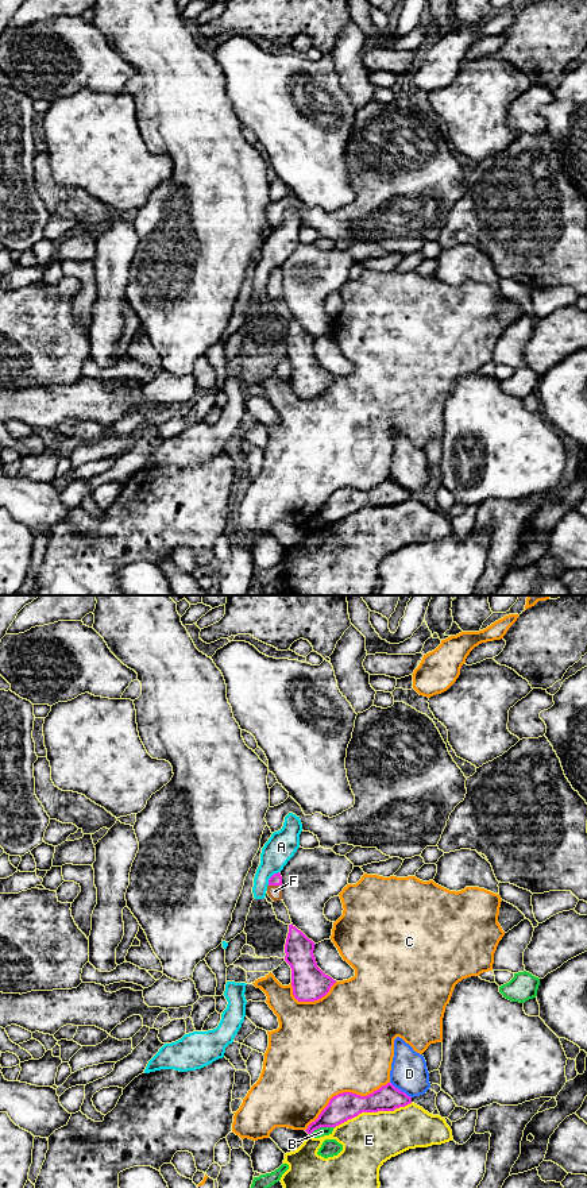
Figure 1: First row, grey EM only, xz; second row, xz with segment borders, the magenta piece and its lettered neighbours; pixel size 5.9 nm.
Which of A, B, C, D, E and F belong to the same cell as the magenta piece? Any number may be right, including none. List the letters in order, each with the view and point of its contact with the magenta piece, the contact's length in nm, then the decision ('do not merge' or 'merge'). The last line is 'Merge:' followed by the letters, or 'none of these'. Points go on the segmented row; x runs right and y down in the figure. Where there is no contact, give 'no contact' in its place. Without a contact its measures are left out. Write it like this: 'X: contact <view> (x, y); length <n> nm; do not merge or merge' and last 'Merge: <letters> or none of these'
A: contact xz (270, 878); length 110 nm; do not merge
B: contact xz (321, 1126); length 160 nm; do not merge
C: contact xz (344, 1092); length 600 nm; do not merge
D: contact xz (401, 1091); length 160 nm; do not merge
E: contact xz (373, 1111); length 480 nm; do not merge
F: contact xz (275, 884); length 80 nm; merge
Merge: F

